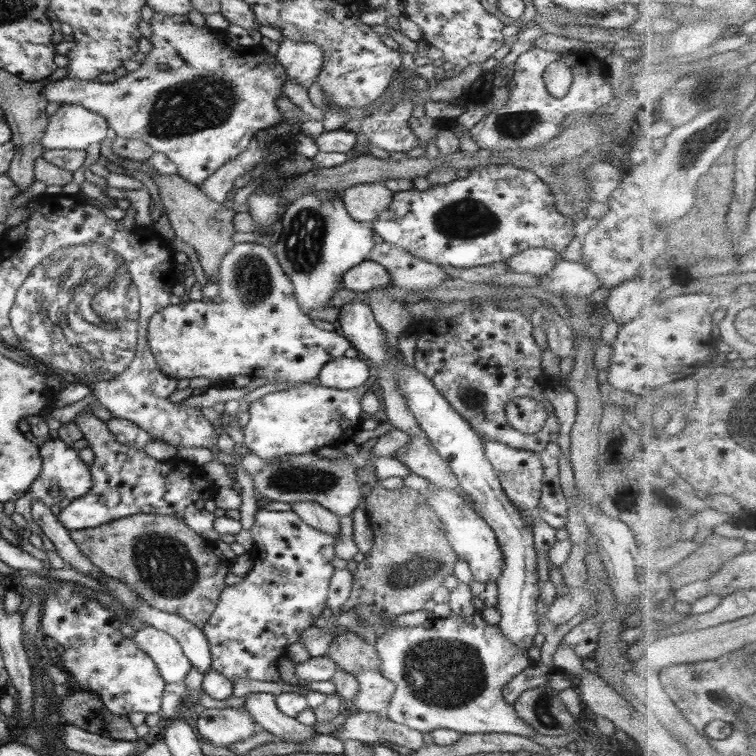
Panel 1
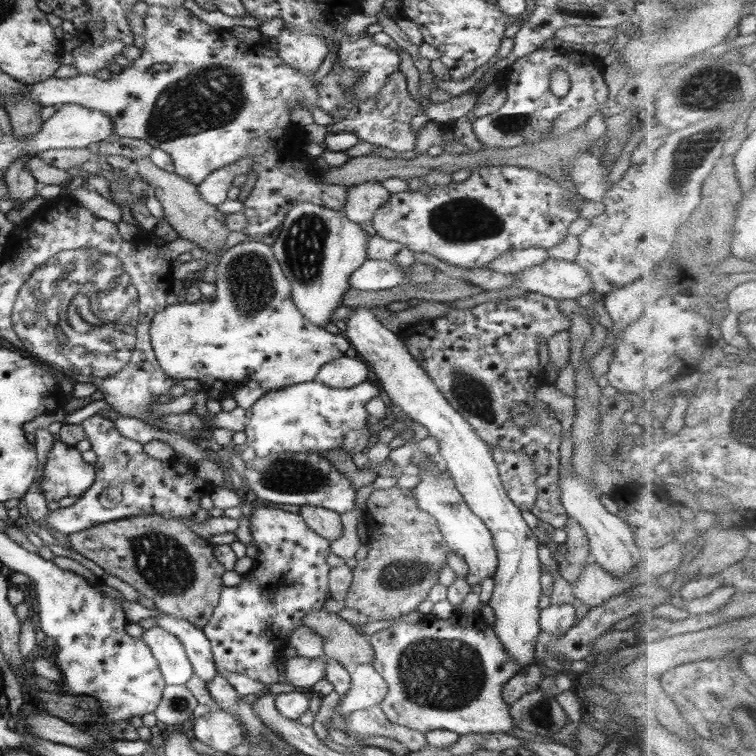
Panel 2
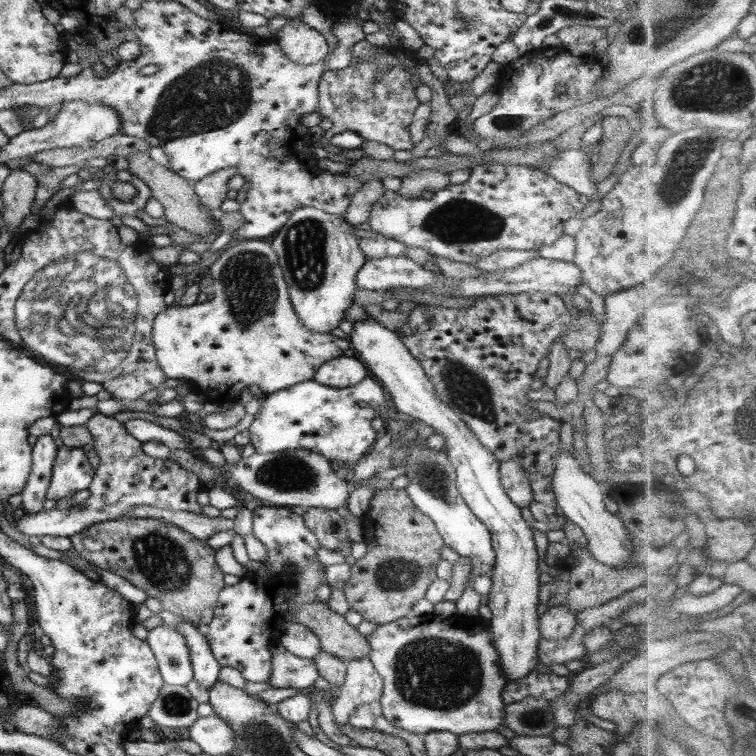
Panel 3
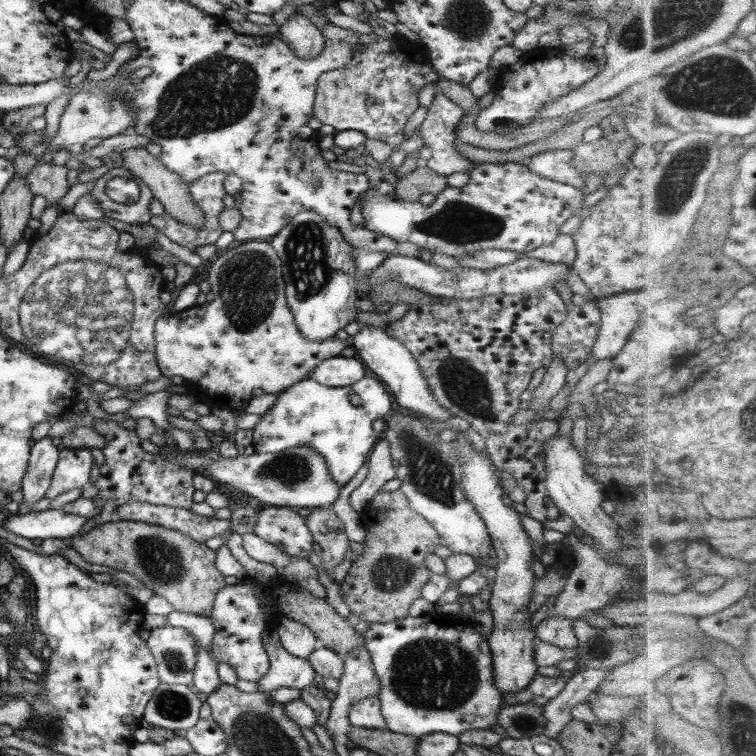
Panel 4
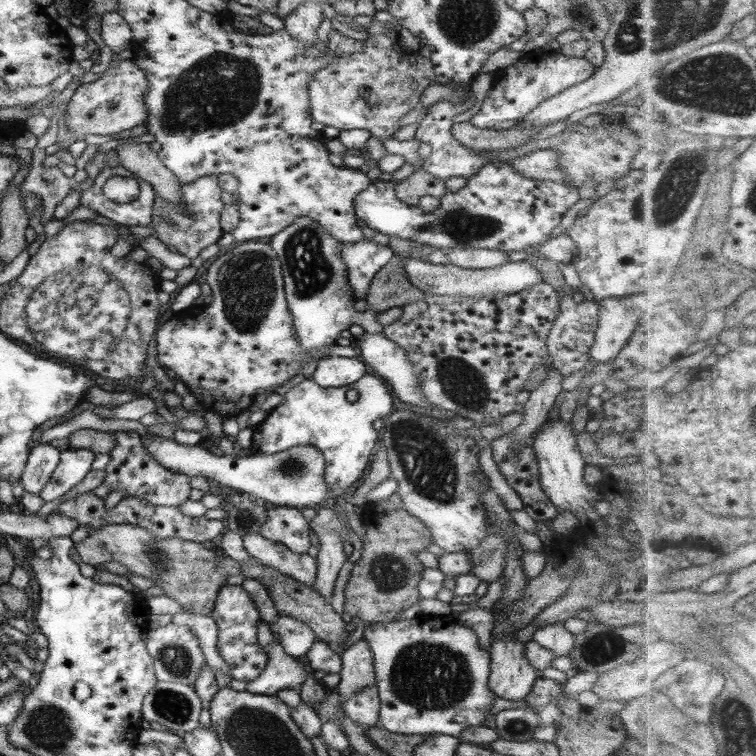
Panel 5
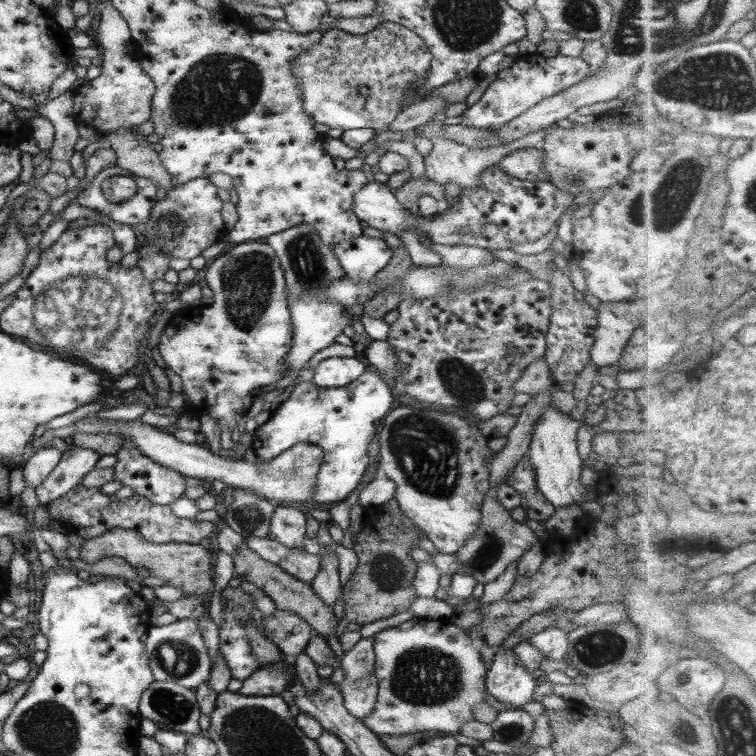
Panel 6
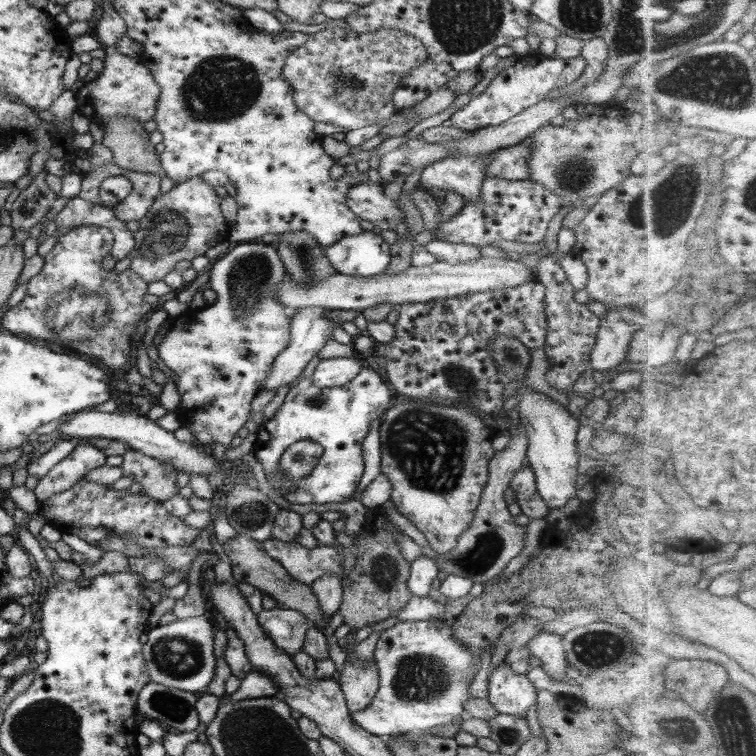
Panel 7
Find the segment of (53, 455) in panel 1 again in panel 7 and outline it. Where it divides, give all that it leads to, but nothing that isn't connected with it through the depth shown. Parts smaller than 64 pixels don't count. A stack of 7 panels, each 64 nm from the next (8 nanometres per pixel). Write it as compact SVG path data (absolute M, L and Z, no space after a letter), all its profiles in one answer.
M76 442L72 452L39 479L34 488L35 500L40 504L53 494L70 490L87 472L105 464L107 455L89 442Z

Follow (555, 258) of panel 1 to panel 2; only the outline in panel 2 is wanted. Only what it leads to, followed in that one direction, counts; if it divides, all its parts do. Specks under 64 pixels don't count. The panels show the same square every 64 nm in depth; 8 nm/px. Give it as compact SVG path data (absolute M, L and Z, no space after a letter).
M525 248L524 250L513 250L488 263L485 269L502 274L520 273L534 265L540 265L550 259L545 248Z

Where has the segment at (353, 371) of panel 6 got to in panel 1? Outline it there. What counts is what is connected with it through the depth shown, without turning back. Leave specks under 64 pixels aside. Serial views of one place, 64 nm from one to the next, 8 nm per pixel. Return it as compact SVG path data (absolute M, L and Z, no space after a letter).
M344 356L325 364L317 377L322 386L349 390L362 386L370 377L370 372L372 368L366 359Z

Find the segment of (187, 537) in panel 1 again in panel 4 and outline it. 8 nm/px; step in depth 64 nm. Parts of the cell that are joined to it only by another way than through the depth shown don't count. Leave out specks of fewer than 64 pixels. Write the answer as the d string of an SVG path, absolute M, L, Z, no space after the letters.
M113 519L91 525L85 534L74 536L70 541L71 548L79 552L86 562L132 574L156 596L165 598L174 611L211 618L216 593L227 585L225 576L216 569L216 551L180 533L165 526Z

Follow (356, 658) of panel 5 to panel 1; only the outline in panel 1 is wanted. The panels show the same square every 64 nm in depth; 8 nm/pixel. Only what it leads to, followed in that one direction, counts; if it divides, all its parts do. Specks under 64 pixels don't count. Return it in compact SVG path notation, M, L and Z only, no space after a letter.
M361 670L354 676L360 683L357 696L345 703L343 713L346 715L352 711L380 712L387 710L387 704L395 691L392 681L389 681L380 671Z

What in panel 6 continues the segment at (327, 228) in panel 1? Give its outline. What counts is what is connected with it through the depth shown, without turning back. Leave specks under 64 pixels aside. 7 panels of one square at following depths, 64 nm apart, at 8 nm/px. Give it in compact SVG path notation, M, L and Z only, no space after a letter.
M300 223L288 230L283 230L274 236L267 236L263 242L268 243L274 253L278 256L280 265L284 270L286 280L287 300L292 324L292 348L285 356L285 372L287 376L290 372L301 370L304 365L322 348L336 343L336 337L343 334L346 326L353 326L356 321L364 325L364 338L370 340L388 340L390 325L383 319L372 318L368 314L348 317L346 306L342 304L332 304L326 300L320 300L318 295L324 293L328 284L345 276L344 270L340 268L336 256L332 254L334 245L322 242L320 233L308 223Z

